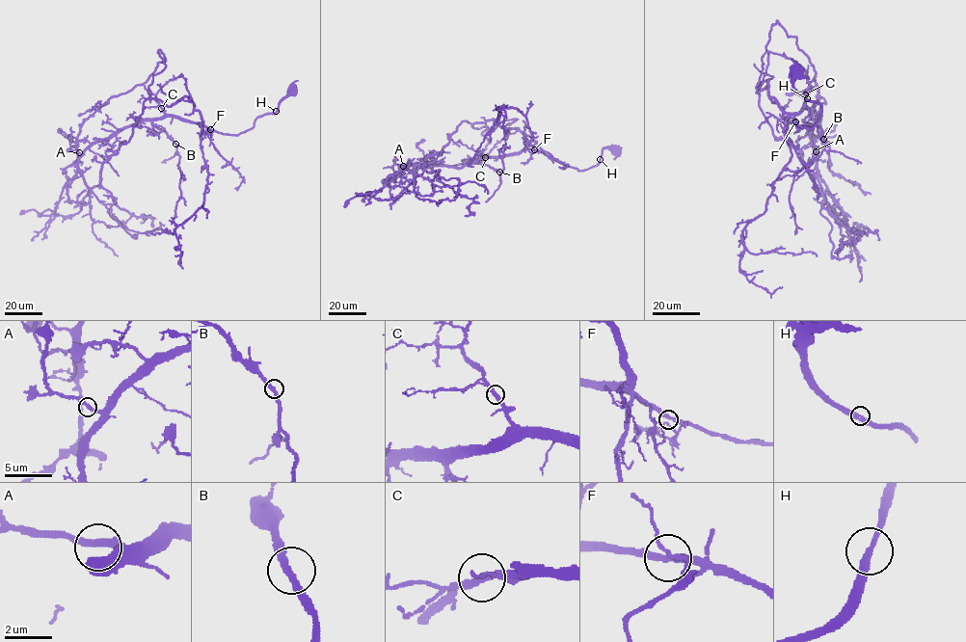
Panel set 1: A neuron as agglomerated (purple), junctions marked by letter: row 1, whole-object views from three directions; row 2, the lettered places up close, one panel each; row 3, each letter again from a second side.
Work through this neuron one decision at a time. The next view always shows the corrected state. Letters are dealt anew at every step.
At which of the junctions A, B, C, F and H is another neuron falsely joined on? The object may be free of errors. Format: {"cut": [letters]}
{"cut": []}

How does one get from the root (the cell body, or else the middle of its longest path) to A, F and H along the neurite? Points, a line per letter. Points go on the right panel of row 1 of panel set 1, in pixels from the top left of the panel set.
A: (797, 72), (794, 90), (821, 108), (812, 128), (794, 116), (804, 105), (818, 115), (816, 151)
F: (797, 72), (794, 90), (808, 99), (817, 101), (821, 112), (812, 128), (795, 121)
H: (797, 72), (793, 87), (807, 99)

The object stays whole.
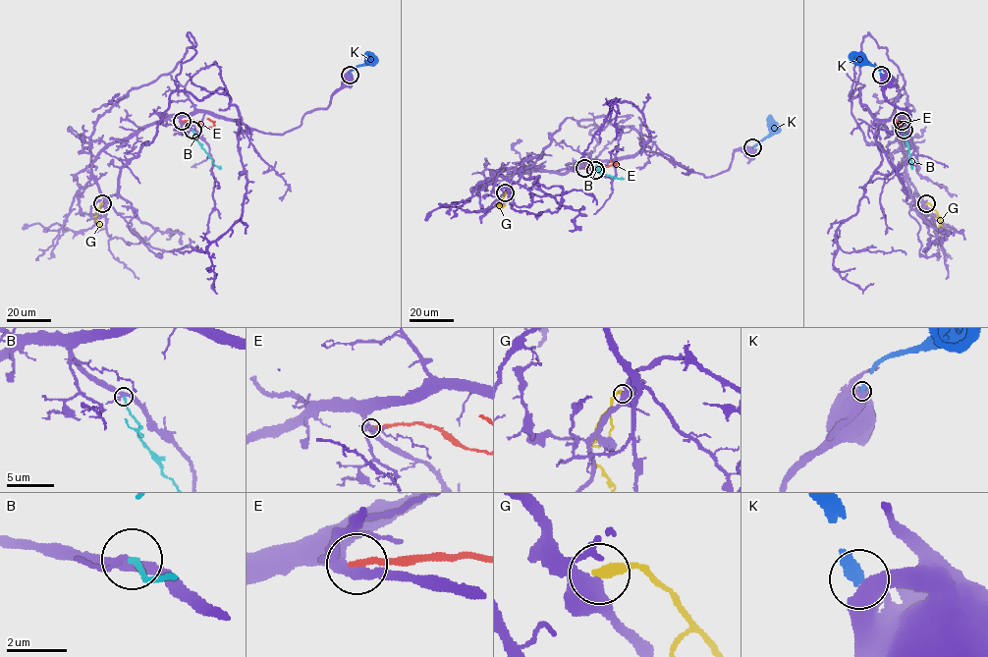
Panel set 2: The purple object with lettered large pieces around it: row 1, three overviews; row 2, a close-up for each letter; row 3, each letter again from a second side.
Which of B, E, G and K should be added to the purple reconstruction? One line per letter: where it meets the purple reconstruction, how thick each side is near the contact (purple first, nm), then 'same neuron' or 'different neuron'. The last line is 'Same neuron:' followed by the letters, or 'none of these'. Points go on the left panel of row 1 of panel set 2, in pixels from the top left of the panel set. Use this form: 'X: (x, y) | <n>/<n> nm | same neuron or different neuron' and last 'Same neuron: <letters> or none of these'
B: (192, 130) | 280/160 nm | different neuron
E: (182, 121) | 320/280 nm | different neuron
G: (102, 203) | 460/360 nm | different neuron
K: (350, 75) | 440/400 nm | different neuron
Same neuron: none of these

